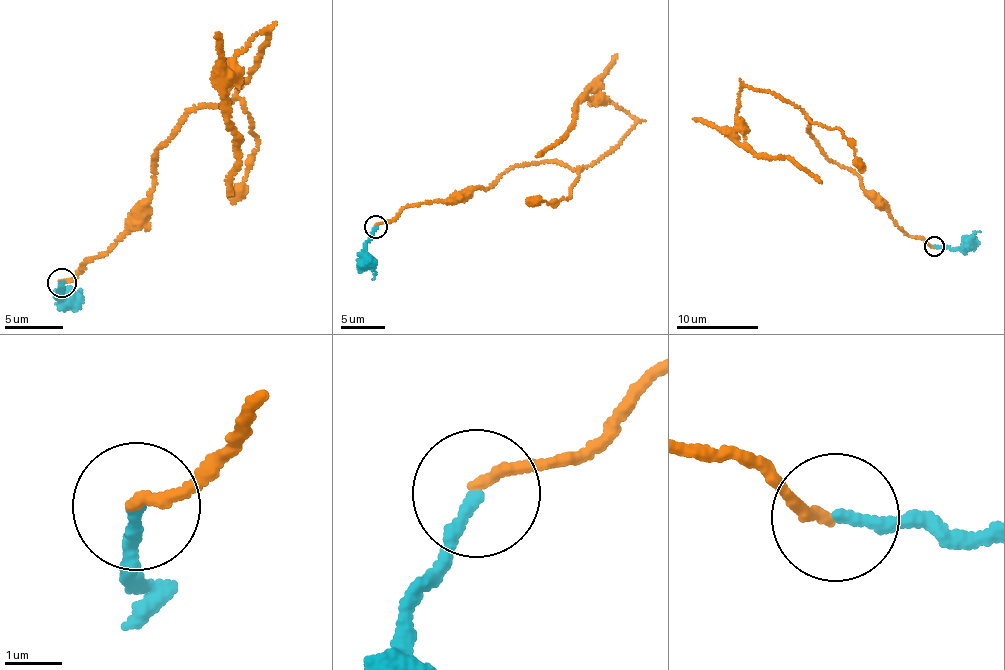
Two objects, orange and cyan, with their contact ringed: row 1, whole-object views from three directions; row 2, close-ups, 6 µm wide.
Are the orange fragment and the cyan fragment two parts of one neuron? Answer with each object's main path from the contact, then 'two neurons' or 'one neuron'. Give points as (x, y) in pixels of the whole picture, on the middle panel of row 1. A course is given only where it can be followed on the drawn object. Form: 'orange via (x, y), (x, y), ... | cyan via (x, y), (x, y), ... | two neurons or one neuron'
orange via (375, 226), (522, 164), (580, 169), (634, 118), (588, 96), (565, 139), (535, 156) | cyan via (375, 226), (366, 244), (372, 279) | one neuron

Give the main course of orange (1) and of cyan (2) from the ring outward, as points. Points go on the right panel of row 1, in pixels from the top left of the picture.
1: (934, 246), (901, 229), (860, 178), (823, 155), (807, 115), (741, 87), (744, 143), (794, 160), (821, 183)
2: (934, 246), (962, 246), (980, 232)

